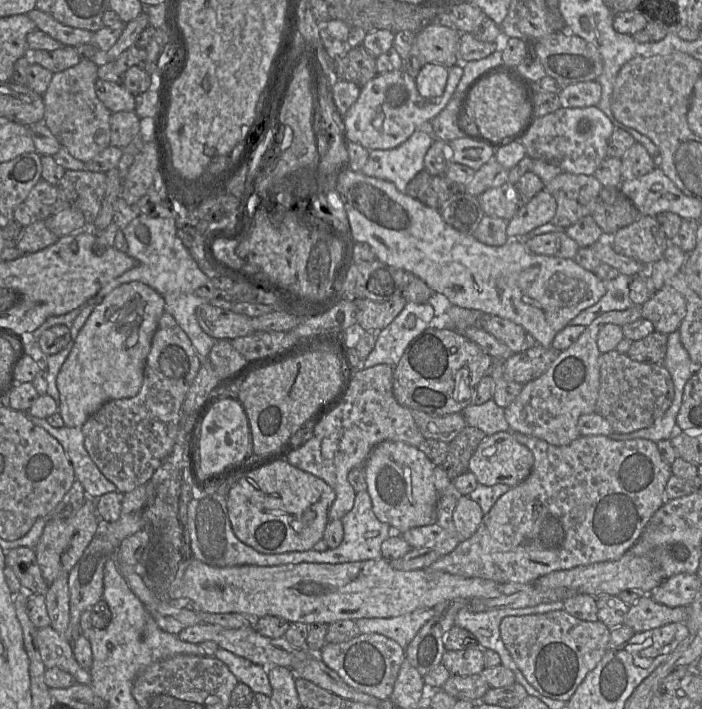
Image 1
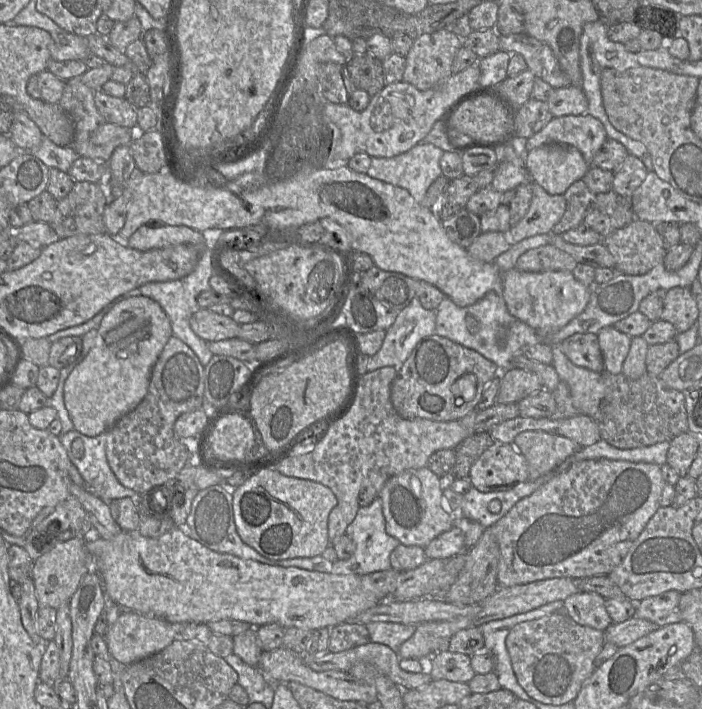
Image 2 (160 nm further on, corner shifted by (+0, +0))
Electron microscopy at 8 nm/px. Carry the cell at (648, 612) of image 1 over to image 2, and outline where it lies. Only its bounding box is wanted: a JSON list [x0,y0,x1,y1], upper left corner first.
[604,616,658,648]

